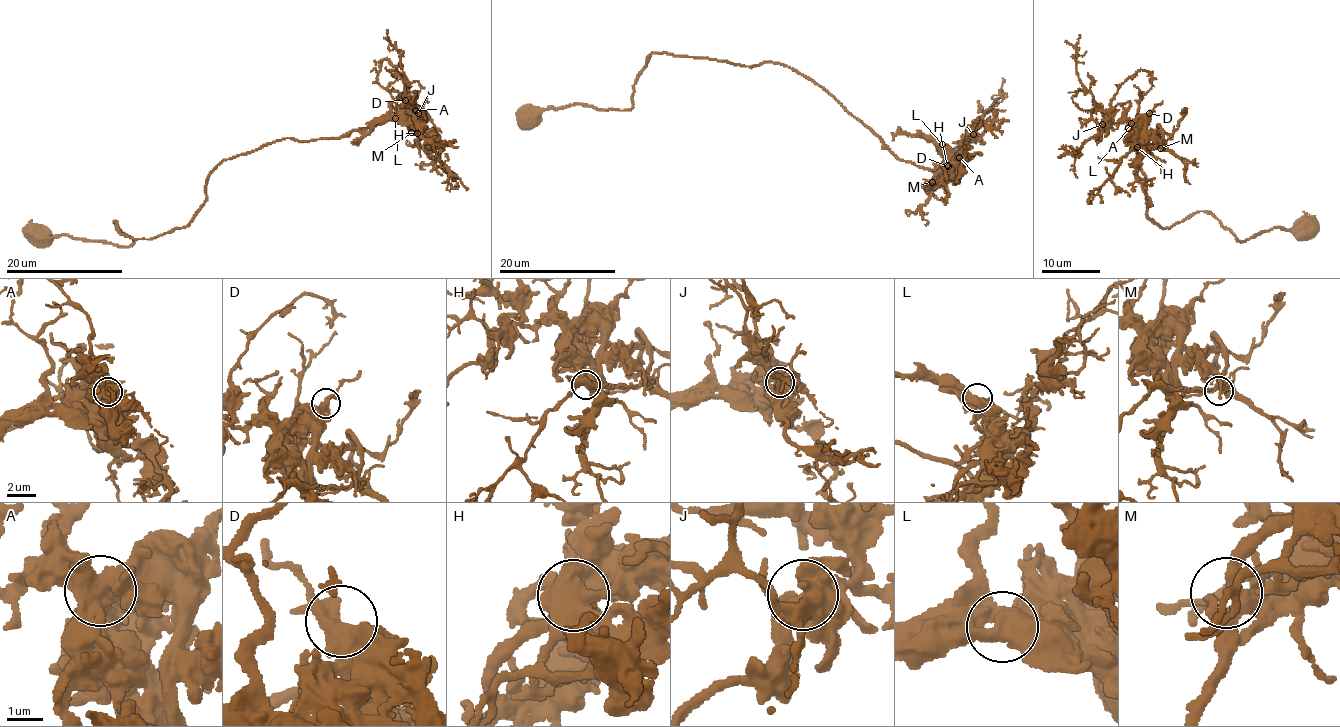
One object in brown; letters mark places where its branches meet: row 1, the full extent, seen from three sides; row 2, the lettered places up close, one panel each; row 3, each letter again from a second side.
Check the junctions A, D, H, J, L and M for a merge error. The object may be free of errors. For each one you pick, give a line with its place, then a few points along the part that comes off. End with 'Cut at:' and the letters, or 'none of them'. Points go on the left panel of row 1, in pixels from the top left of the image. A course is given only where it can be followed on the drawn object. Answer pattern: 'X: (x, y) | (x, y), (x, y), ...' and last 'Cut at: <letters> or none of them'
Cut at: none of them

